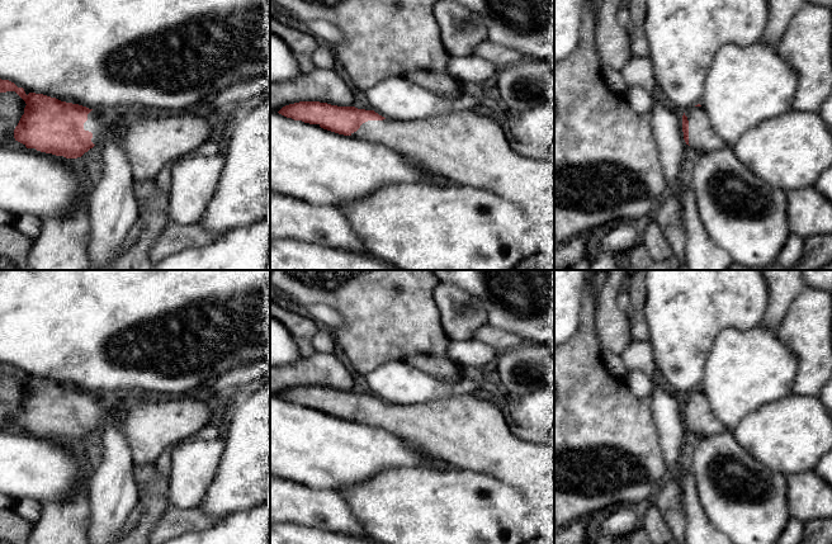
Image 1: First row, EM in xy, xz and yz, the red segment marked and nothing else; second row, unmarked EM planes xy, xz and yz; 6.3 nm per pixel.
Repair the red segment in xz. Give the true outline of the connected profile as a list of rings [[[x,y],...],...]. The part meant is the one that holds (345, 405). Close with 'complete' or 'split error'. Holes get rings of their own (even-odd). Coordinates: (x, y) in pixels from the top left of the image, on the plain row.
[[[299,385],[283,391],[279,398],[318,408],[354,422],[382,427],[411,443],[445,464],[493,477],[519,489],[535,507],[539,536],[554,535],[554,449],[516,437],[505,421],[505,412],[482,393],[455,394],[420,405],[389,405],[374,394],[337,391],[320,385]]] | split error

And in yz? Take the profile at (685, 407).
[[[700,388],[684,397],[682,416],[686,429],[700,437],[718,435],[725,430],[723,422],[712,411],[709,401]]] | split error

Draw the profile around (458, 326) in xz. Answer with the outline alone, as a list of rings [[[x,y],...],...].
[[[440,283],[434,290],[434,302],[441,326],[452,341],[473,340],[473,334],[487,325],[483,304],[457,285]]]

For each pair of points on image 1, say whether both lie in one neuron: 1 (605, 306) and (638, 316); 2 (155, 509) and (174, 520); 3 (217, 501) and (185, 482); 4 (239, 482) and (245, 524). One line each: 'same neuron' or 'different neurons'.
1: different neurons
2: different neurons
3: different neurons
4: different neurons

